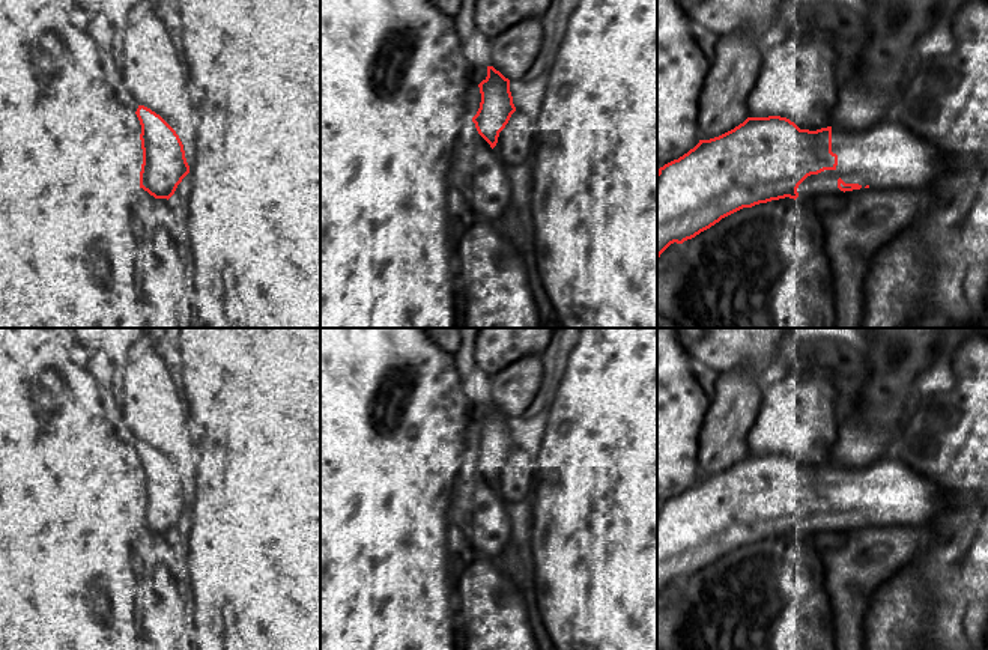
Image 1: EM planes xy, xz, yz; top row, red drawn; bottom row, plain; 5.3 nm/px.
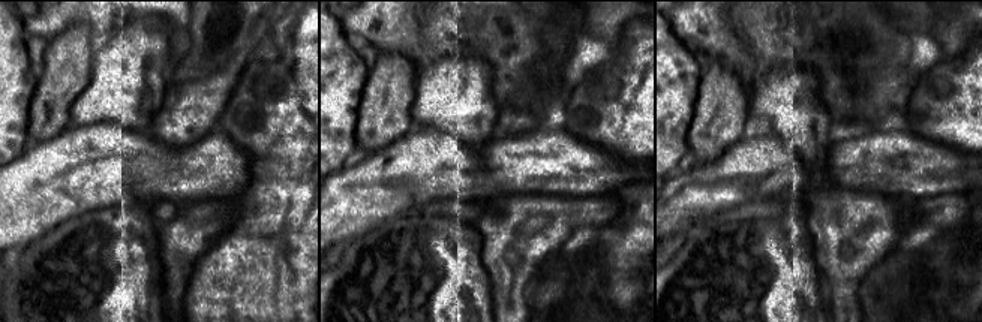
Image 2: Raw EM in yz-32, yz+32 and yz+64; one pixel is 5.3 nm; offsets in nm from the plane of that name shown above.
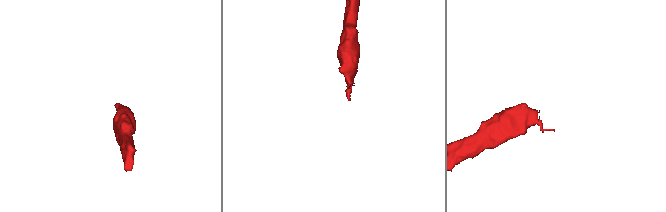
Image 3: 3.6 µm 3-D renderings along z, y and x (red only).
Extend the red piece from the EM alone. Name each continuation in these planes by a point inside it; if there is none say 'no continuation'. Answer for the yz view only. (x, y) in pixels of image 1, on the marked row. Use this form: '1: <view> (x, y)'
1: yz (886, 157)

